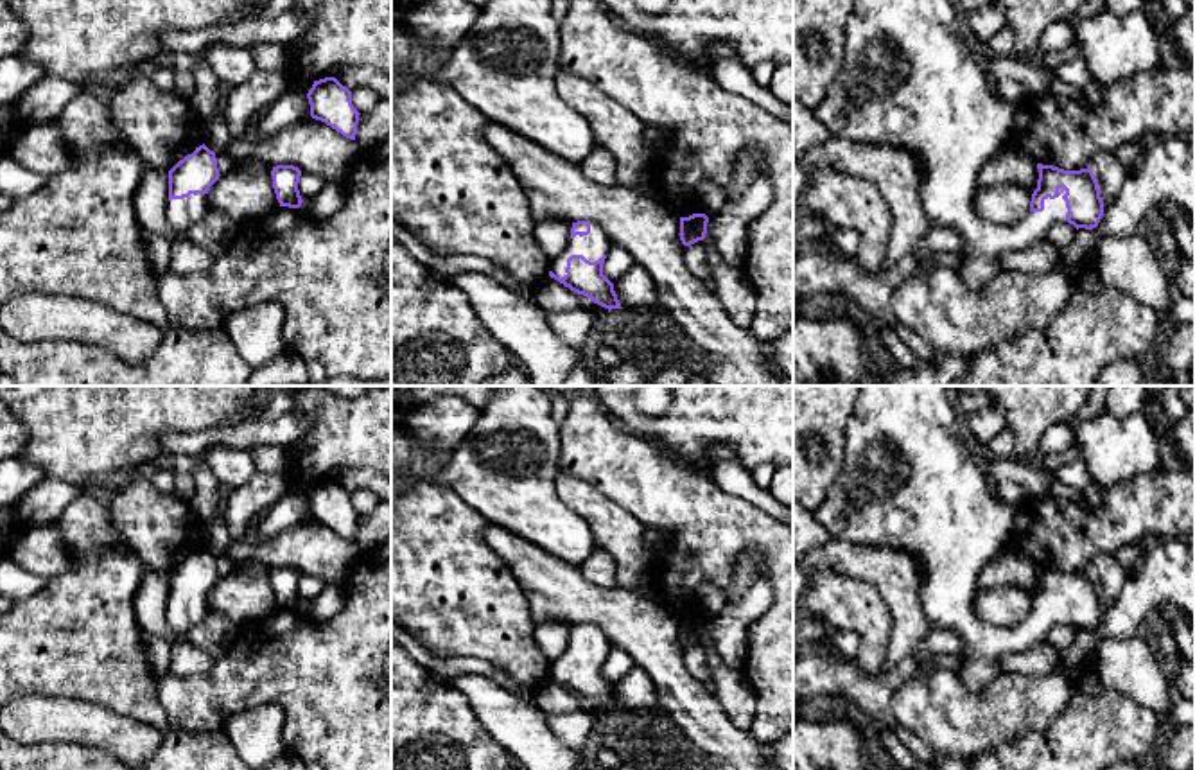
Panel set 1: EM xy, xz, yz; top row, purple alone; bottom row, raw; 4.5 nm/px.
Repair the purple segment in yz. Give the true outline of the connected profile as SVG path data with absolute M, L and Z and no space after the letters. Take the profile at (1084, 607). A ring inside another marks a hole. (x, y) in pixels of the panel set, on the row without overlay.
M863 386L847 424L842 472L825 501L811 513L831 538L901 549L915 556L922 574L922 610L933 628L960 635L962 650L951 669L969 691L981 695L1003 673L1005 657L1044 643L1053 625L1069 625L1077 632L1096 630L1103 603L1091 571L1064 573L1037 565L1037 591L1021 623L1001 628L974 614L974 583L981 564L1007 546L1016 506L996 497L994 483L969 454L964 422L953 407L949 388Z

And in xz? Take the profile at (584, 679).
M572 625L571 644L560 659L553 661L549 678L608 714L623 711L614 686L603 677L603 666L612 648L614 644L601 626Z

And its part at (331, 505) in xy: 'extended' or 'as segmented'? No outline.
as segmented

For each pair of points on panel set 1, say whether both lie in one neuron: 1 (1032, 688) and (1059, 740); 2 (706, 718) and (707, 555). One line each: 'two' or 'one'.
1: two
2: two

